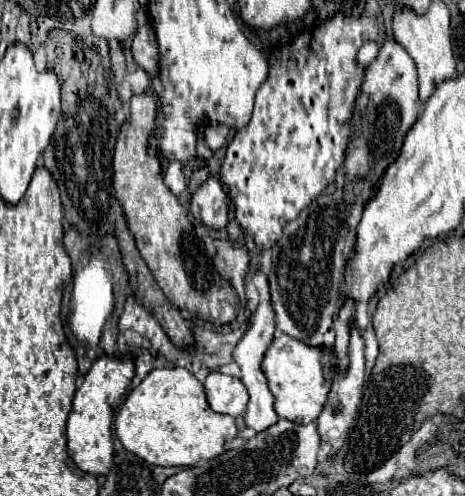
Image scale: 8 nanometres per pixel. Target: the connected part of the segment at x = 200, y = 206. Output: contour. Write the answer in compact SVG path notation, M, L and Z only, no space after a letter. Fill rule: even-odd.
M208 178L192 196L192 214L204 226L222 230L228 226L230 196L218 178Z

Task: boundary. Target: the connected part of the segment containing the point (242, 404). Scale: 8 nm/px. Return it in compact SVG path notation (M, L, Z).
M212 372L212 374L208 374L204 388L206 388L208 404L214 412L228 414L234 418L238 418L246 412L248 392L240 380L226 376L222 372Z

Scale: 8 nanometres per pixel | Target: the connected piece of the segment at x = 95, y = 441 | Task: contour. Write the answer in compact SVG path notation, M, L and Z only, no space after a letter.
M100 356L90 372L84 376L84 382L76 390L72 412L66 422L66 440L68 440L68 454L72 462L86 474L92 476L106 476L112 464L112 416L116 406L122 402L126 388L134 376L134 362L132 360L118 360L110 356Z

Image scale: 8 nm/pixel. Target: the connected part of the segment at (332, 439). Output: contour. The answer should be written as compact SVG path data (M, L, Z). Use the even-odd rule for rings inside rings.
M354 320L350 322L350 346L348 346L348 366L340 368L340 366L332 366L334 368L334 376L332 376L332 388L328 392L326 404L322 414L316 420L320 438L326 440L332 446L332 454L338 452L338 448L344 444L348 430L356 418L358 412L358 404L362 402L362 384L364 384L364 340L354 324Z

